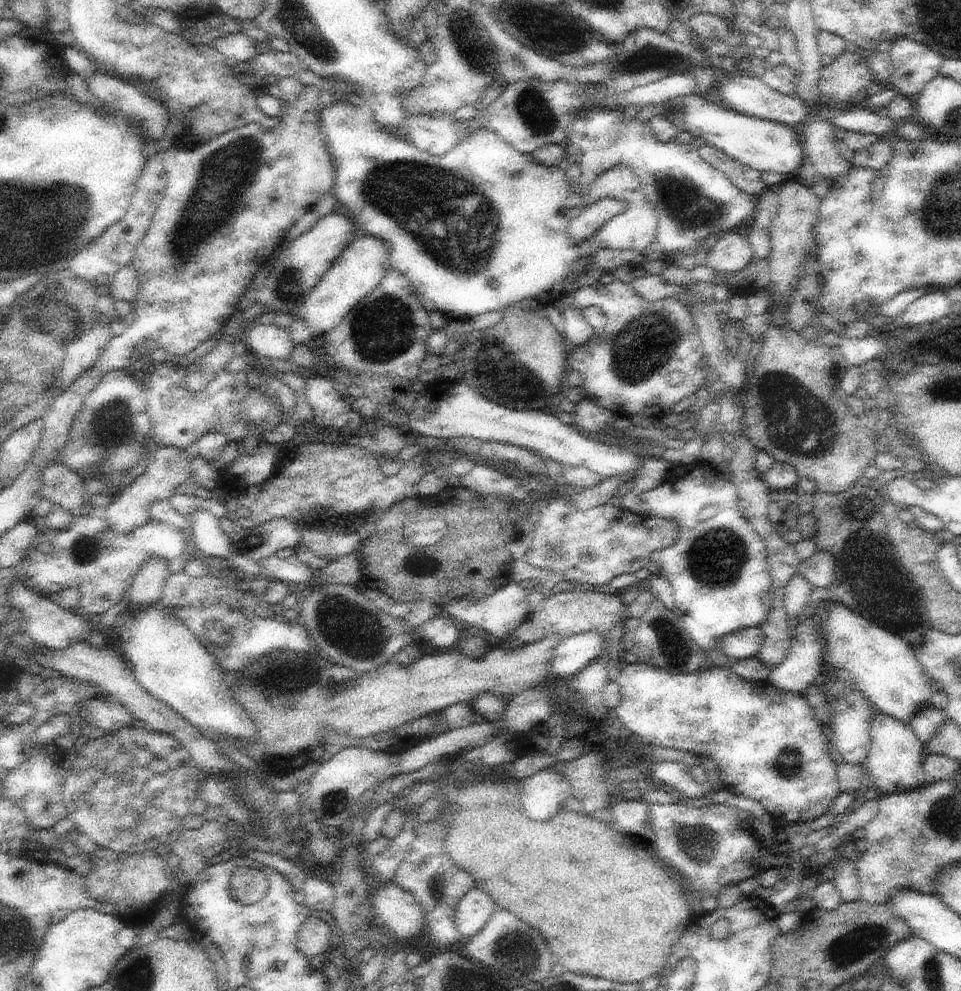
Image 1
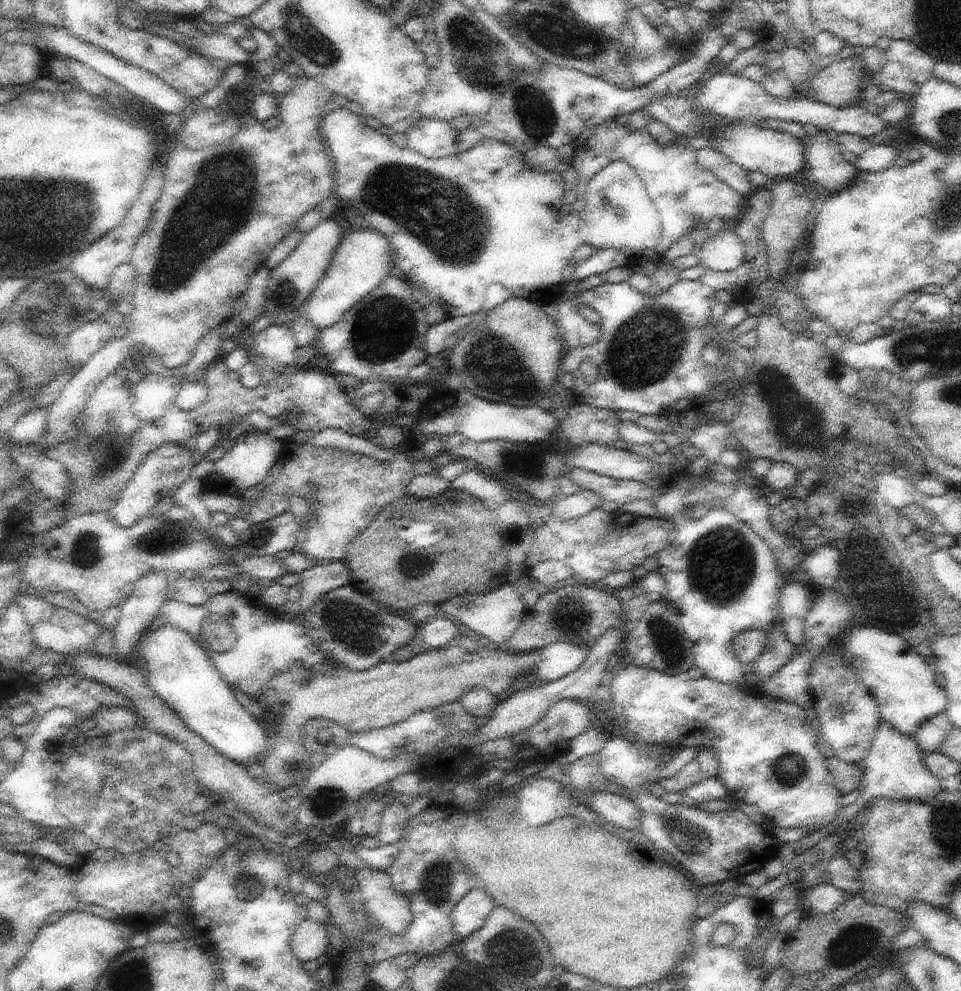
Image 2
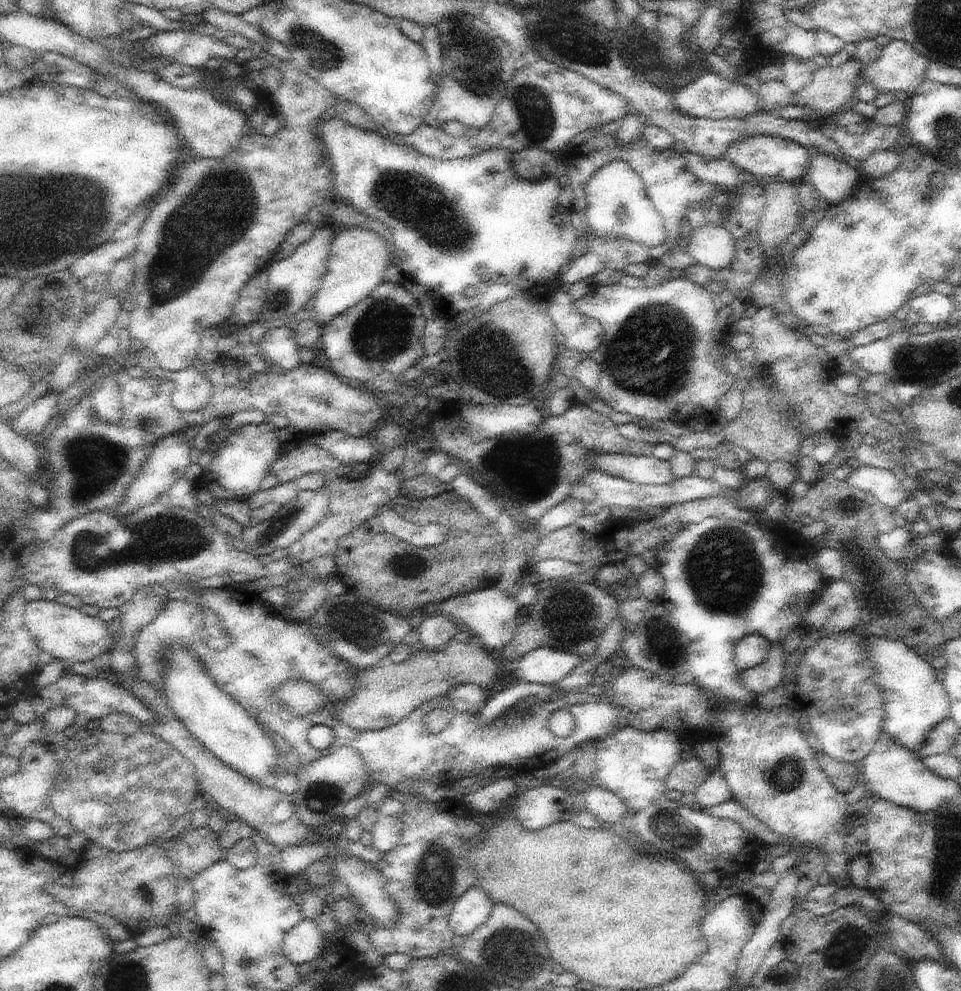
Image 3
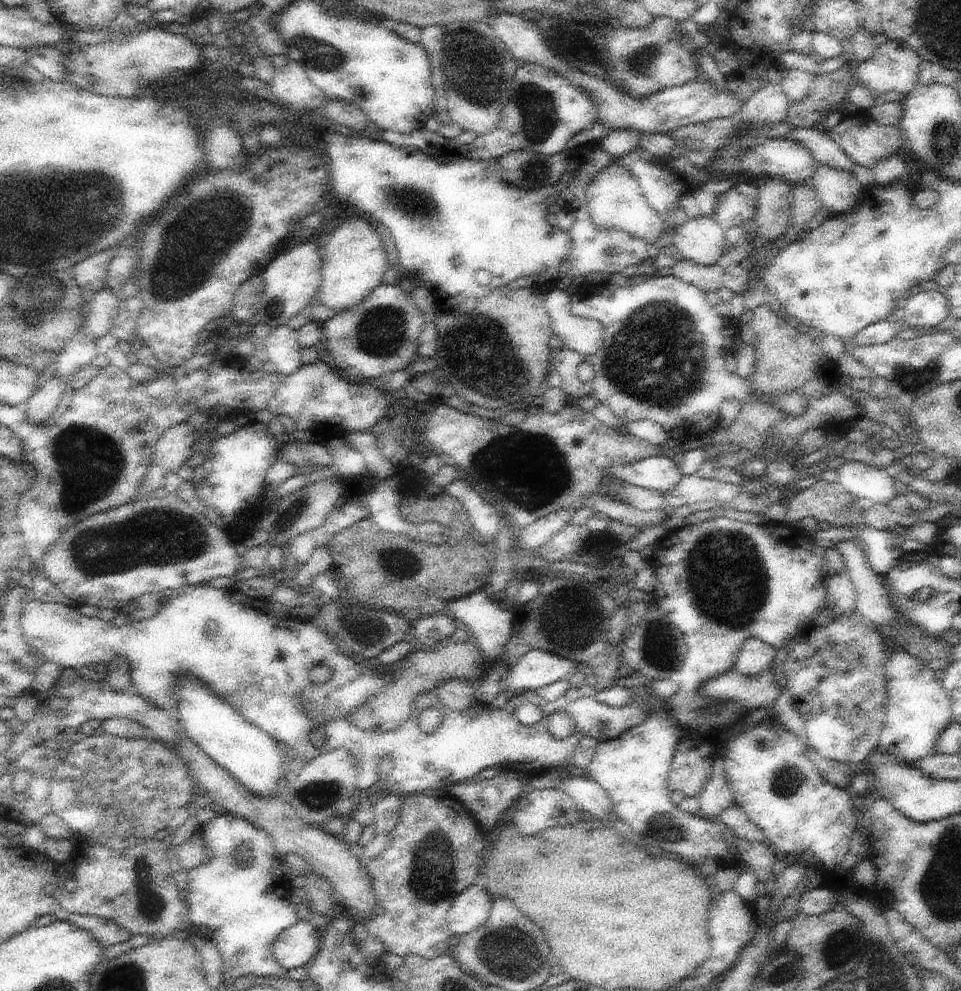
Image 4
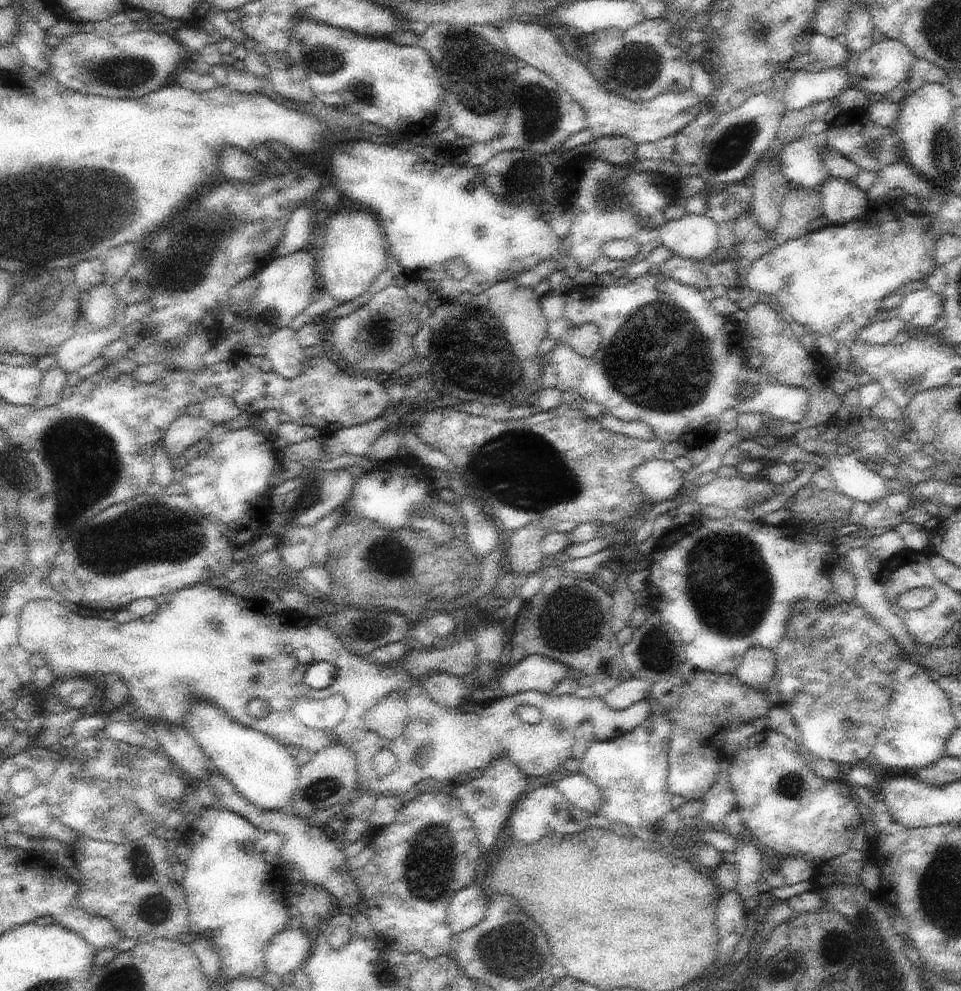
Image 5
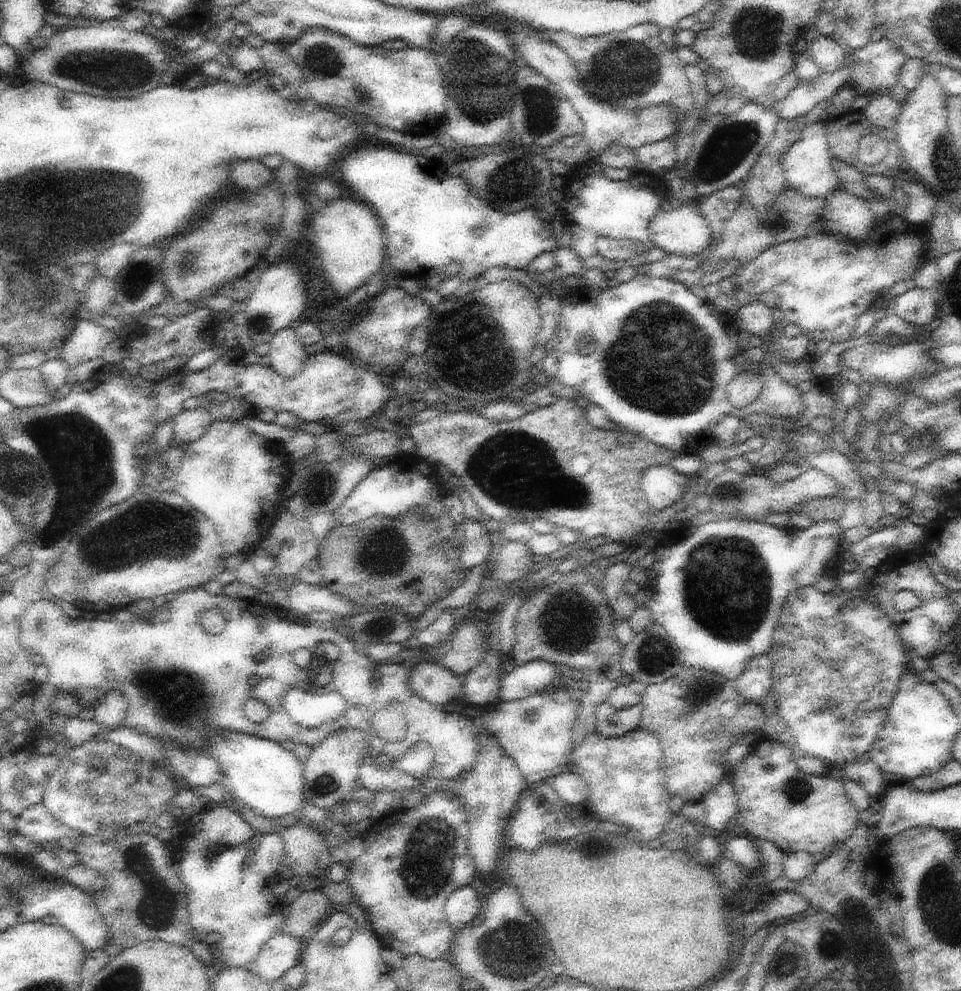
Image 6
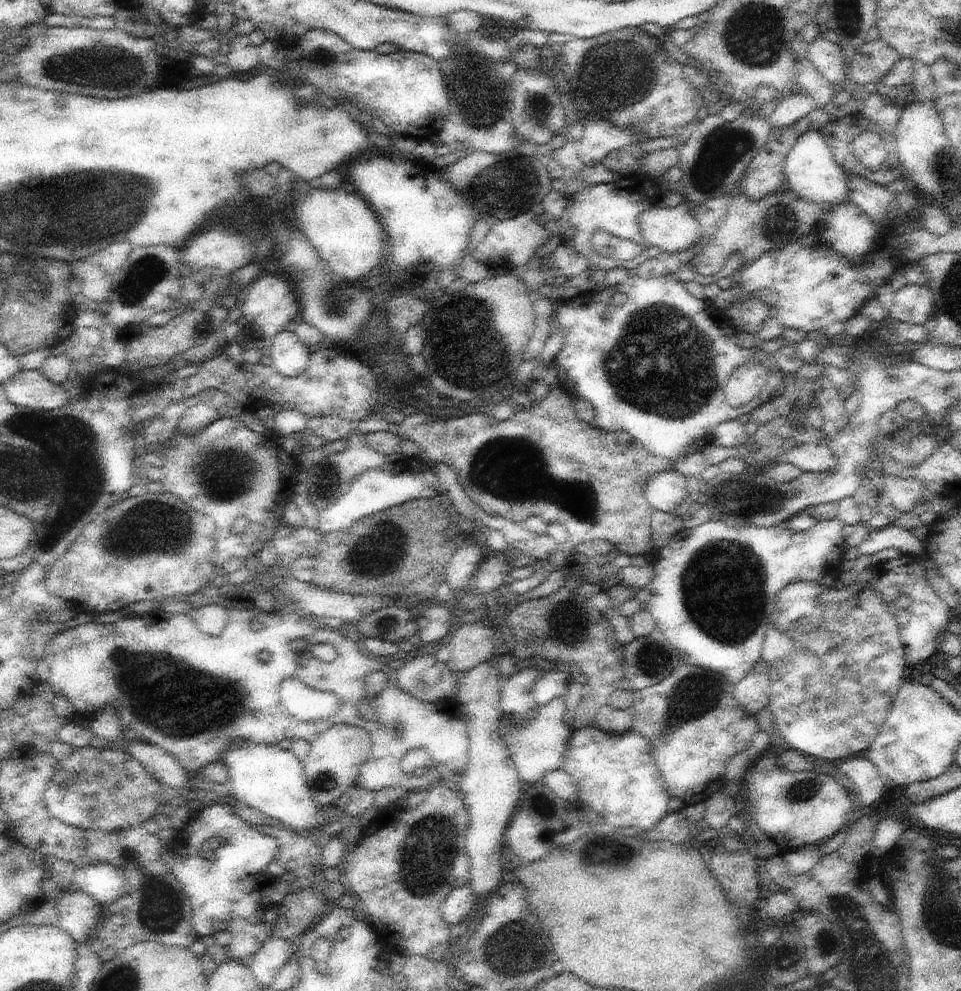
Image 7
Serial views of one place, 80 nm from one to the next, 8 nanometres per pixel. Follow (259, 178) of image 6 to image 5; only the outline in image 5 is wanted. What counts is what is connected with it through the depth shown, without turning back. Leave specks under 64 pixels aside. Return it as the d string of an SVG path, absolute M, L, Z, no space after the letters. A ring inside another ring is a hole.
M224 146L220 148L220 172L226 176L227 180L236 180L236 182L254 182L260 178L263 164L260 164L252 154L242 152L236 146Z

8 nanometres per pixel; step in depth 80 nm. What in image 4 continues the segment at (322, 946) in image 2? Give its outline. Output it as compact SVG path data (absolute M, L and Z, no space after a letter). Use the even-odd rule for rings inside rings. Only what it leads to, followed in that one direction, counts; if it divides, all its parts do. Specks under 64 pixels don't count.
M299 921L278 936L272 954L280 966L289 971L312 963L320 950L320 944L316 928L308 921Z

